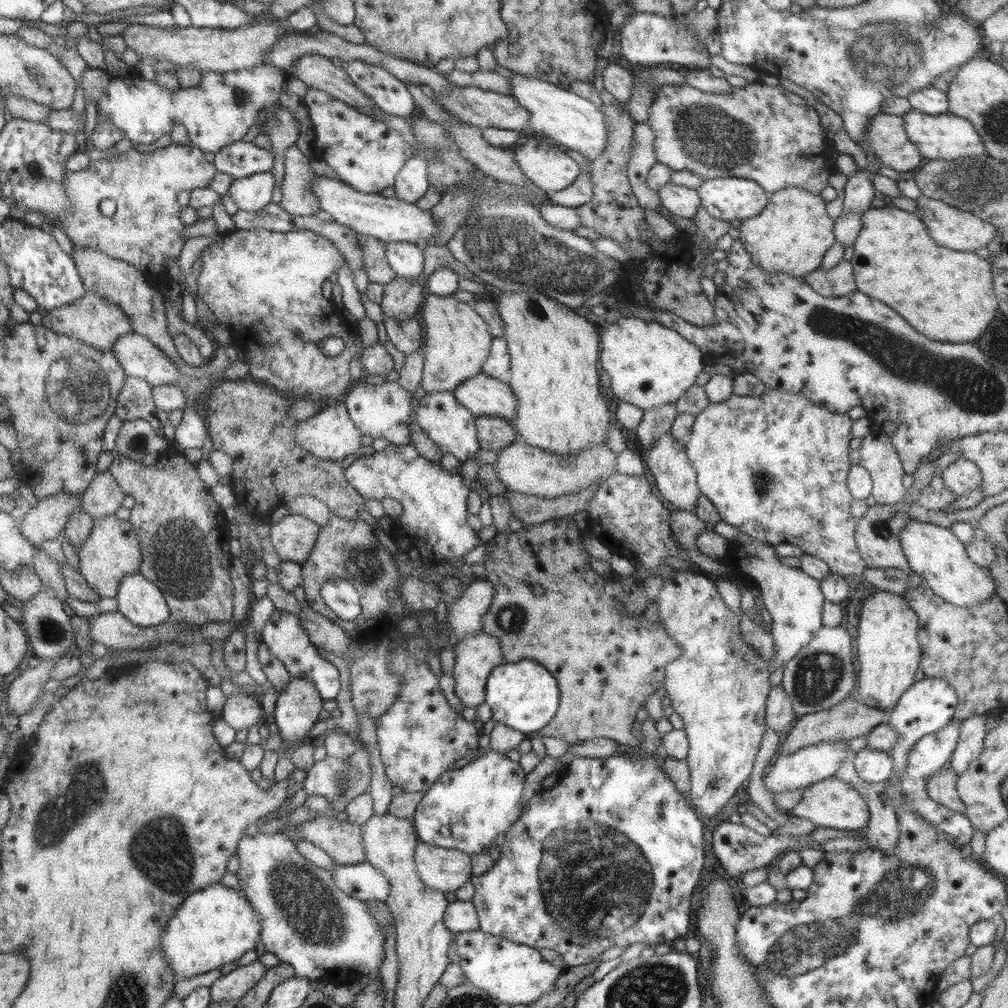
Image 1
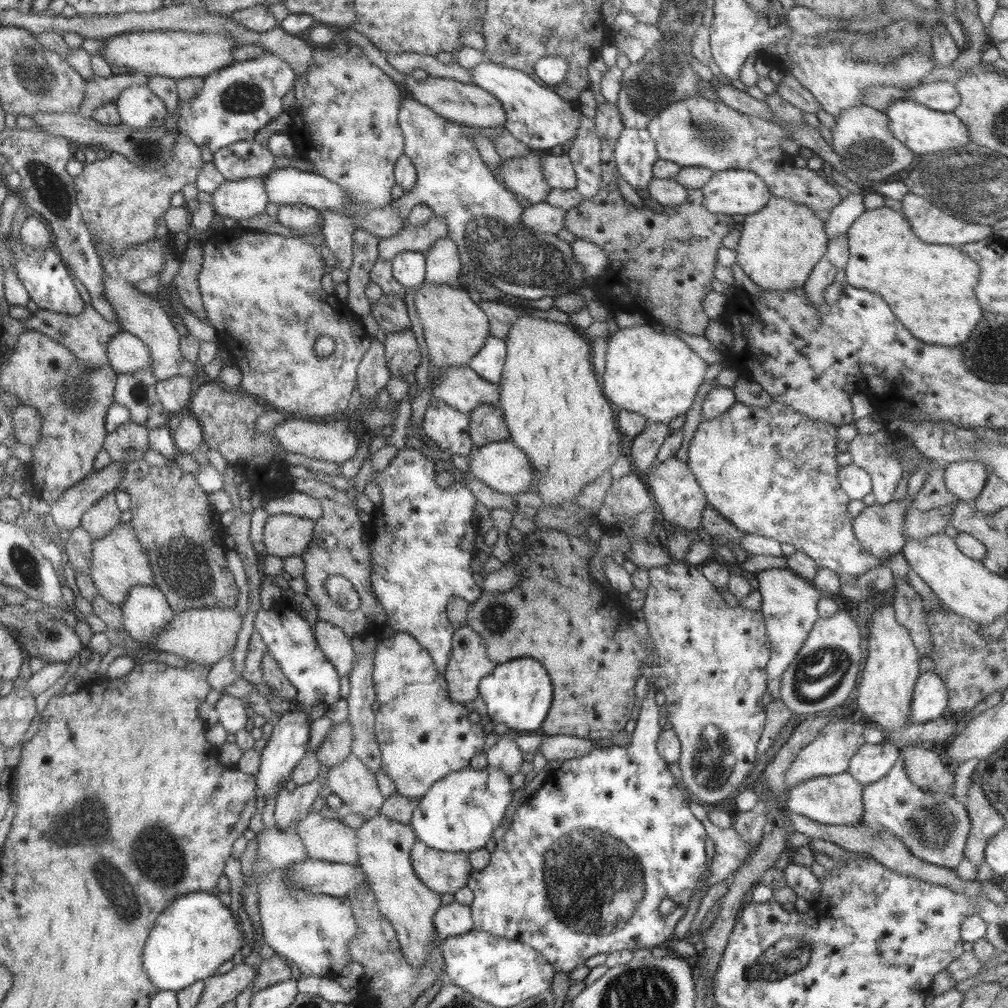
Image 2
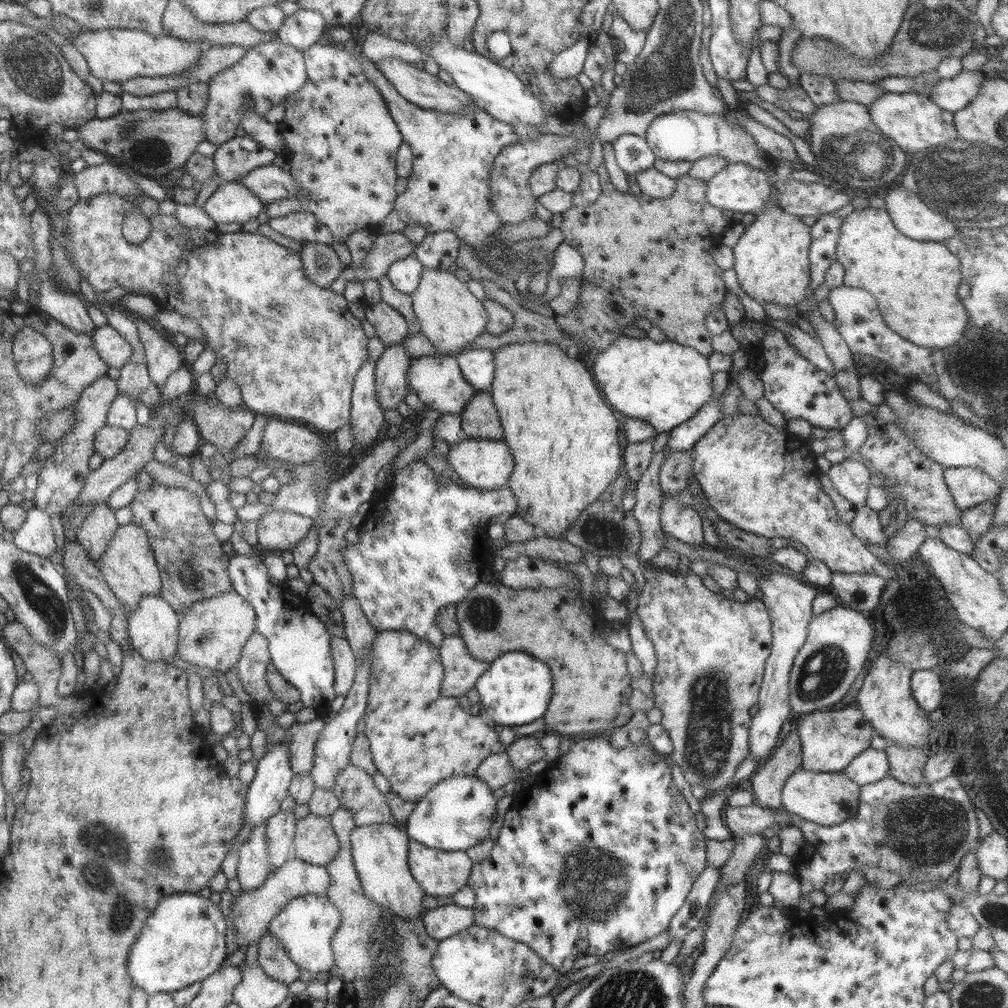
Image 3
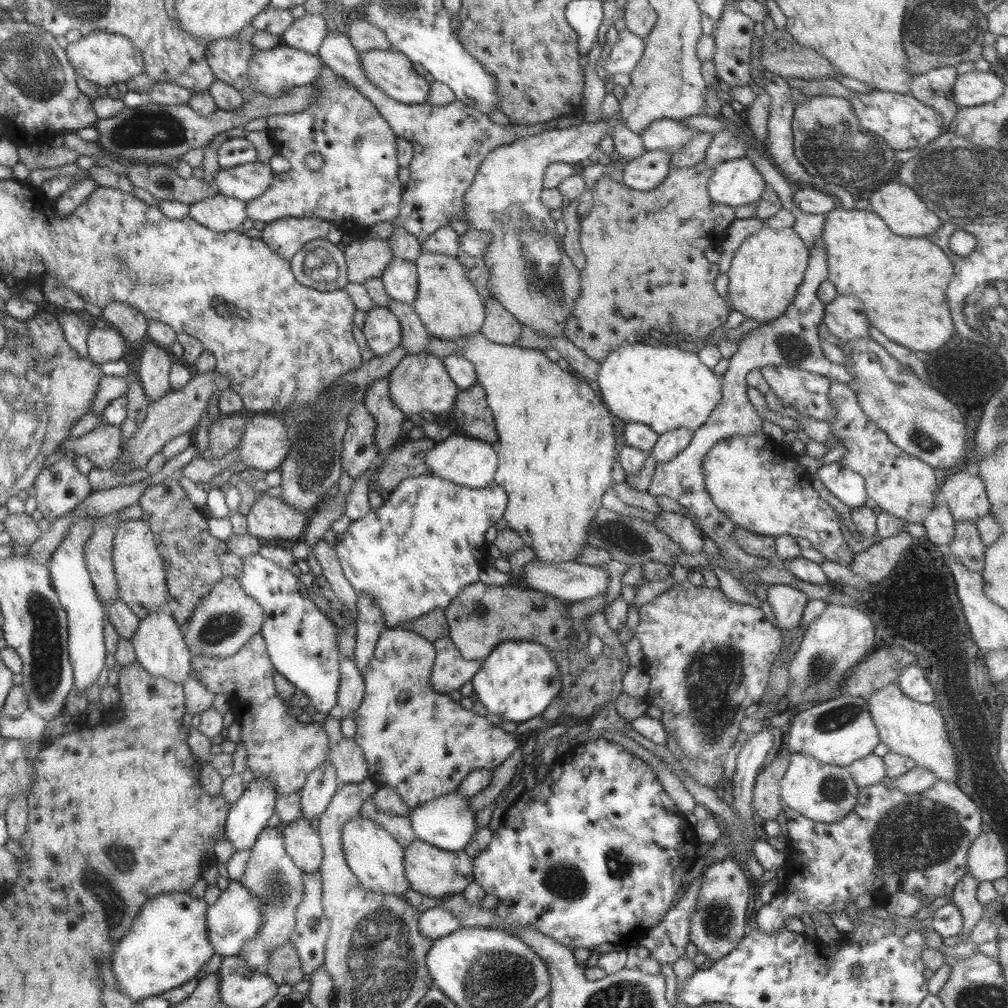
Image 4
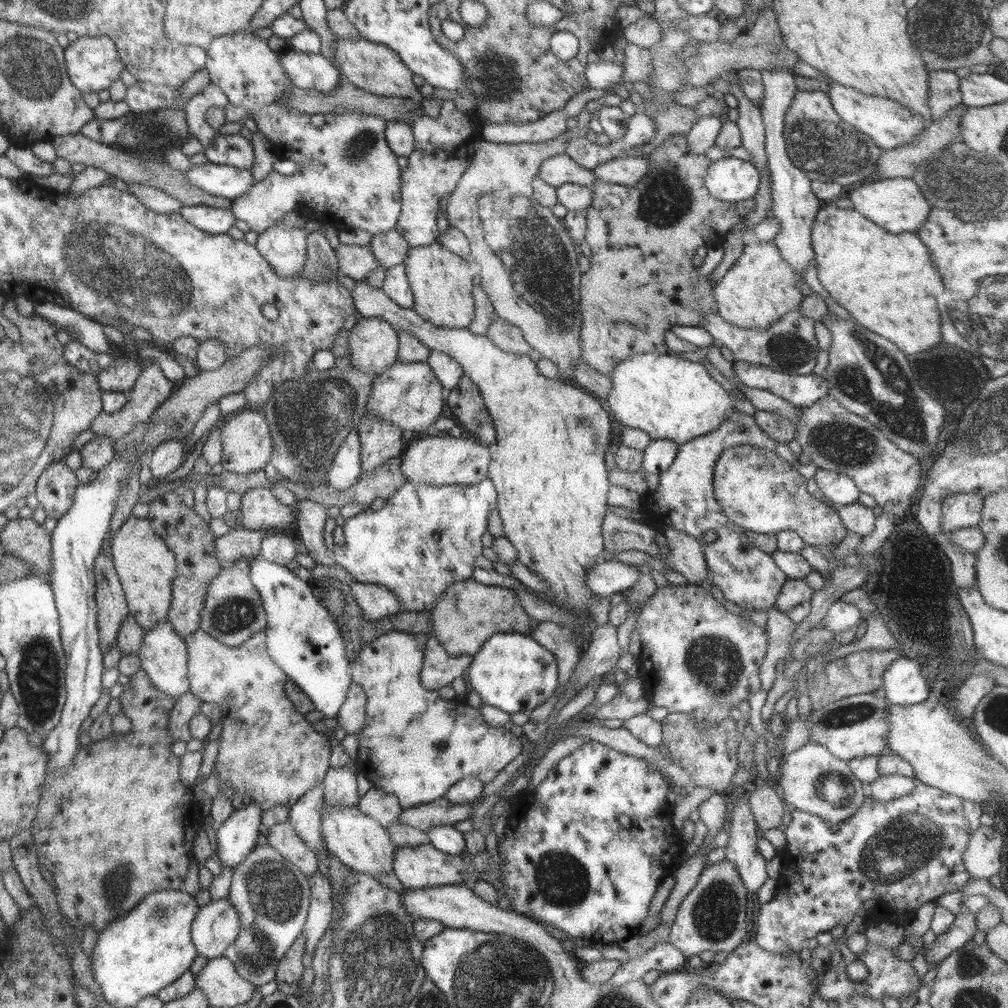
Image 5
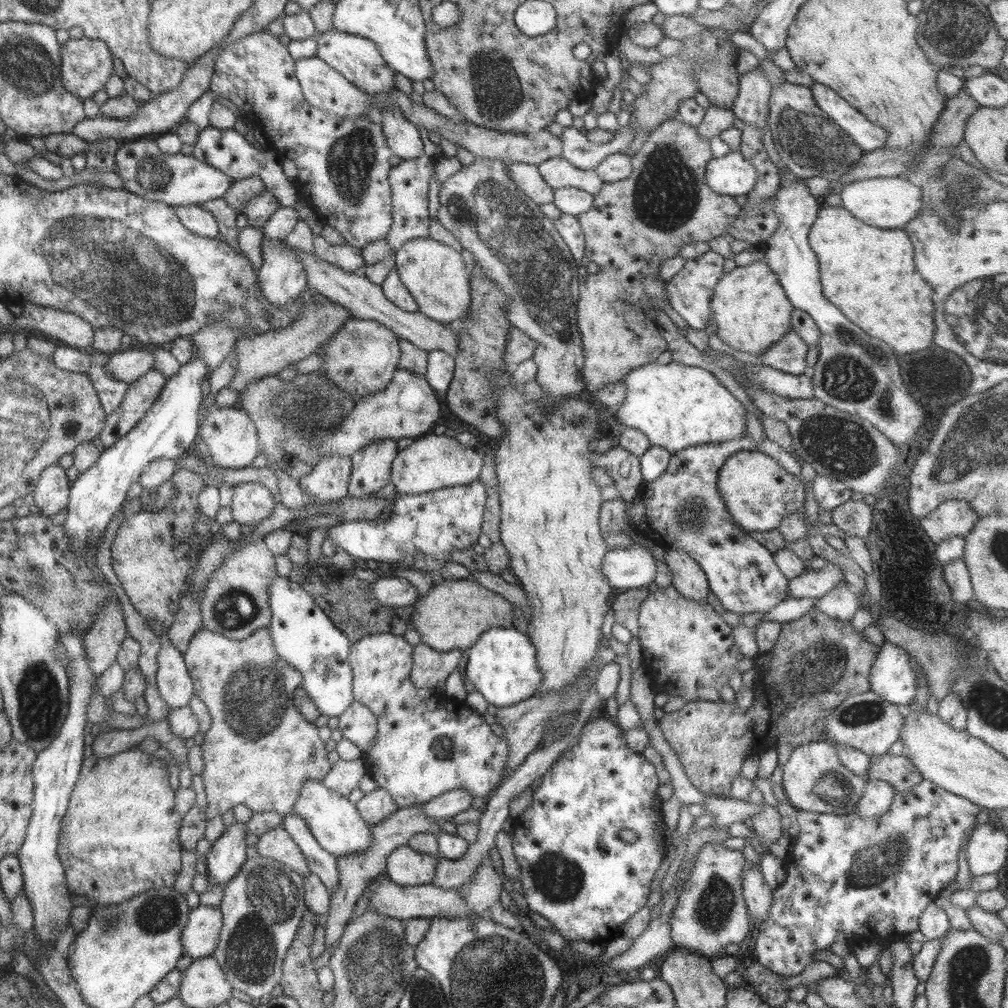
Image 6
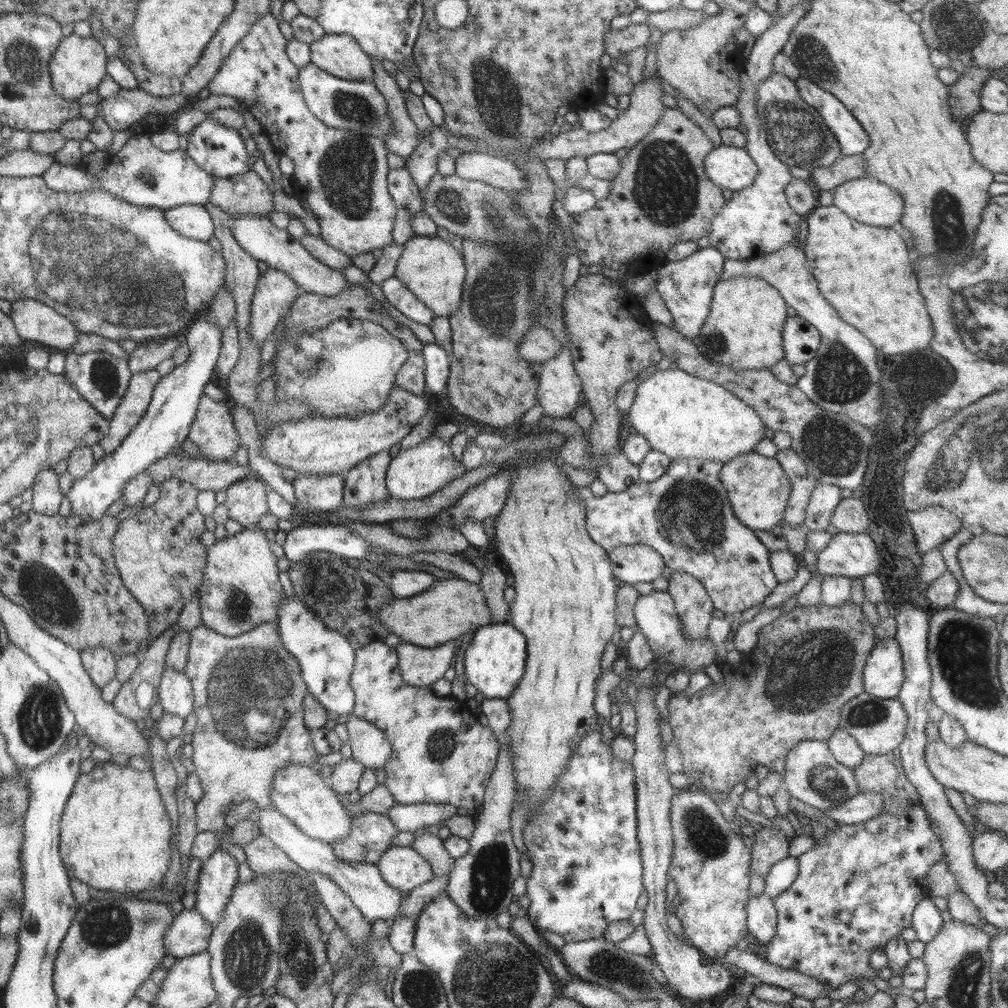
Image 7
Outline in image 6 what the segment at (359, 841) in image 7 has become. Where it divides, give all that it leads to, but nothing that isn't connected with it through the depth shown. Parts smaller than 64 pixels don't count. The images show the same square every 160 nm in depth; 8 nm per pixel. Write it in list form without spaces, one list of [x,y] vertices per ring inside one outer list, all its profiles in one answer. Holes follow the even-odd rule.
[[[418,805],[399,809],[394,814],[390,814],[388,818],[376,824],[371,824],[372,844],[370,844],[370,848],[366,852],[350,853],[337,857],[340,883],[339,890],[333,892],[330,897],[328,917],[324,924],[326,949],[332,946],[334,942],[338,942],[340,936],[343,935],[353,910],[356,908],[358,899],[365,892],[366,885],[386,872],[388,855],[394,852],[396,848],[407,846],[412,836],[426,832],[428,834],[439,834],[442,832],[441,824],[442,821],[430,819],[428,815],[424,815]]]

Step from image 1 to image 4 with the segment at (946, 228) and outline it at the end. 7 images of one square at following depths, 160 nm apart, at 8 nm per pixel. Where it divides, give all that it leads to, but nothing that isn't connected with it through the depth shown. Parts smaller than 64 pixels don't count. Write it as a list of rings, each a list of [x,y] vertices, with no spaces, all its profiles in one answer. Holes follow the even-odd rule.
[[[902,181],[884,183],[878,190],[872,192],[868,202],[872,206],[871,211],[880,216],[889,229],[896,232],[898,236],[925,237],[927,234],[932,234],[943,223],[936,213],[924,204],[919,193]]]

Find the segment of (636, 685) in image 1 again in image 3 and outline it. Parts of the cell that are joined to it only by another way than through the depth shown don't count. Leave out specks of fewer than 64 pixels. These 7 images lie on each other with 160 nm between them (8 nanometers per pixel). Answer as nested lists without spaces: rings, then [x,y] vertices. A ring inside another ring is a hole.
[[[478,582],[472,590],[455,605],[455,619],[459,626],[459,635],[467,646],[468,652],[476,659],[491,663],[496,657],[512,651],[524,651],[551,668],[553,676],[553,695],[545,715],[544,730],[558,733],[563,737],[582,732],[600,736],[606,729],[619,728],[632,718],[633,710],[629,706],[632,676],[627,669],[625,653],[614,649],[602,639],[602,631],[594,622],[594,615],[588,615],[580,597],[581,587],[573,588],[510,588],[510,592],[501,592],[497,584]]]

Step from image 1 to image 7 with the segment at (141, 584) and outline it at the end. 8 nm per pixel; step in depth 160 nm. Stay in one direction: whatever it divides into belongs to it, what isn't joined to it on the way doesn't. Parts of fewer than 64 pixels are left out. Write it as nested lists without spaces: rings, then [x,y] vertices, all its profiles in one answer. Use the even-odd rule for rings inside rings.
[[[165,668],[161,683],[157,688],[158,702],[164,713],[186,719],[195,708],[195,700],[192,700],[193,684],[183,672],[173,668]]]

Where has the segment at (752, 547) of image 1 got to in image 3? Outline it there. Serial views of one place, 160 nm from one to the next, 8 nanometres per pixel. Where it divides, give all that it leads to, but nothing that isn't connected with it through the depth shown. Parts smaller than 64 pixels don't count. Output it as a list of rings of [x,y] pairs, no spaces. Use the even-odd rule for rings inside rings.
[[[771,572],[758,579],[760,590],[764,592],[762,602],[766,605],[771,618],[772,644],[771,653],[765,664],[763,679],[759,688],[759,710],[751,718],[749,728],[749,756],[765,760],[771,756],[782,732],[782,724],[786,722],[792,710],[789,703],[789,678],[795,656],[799,653],[807,639],[807,626],[812,620],[812,603],[821,589],[802,582],[793,576]]]

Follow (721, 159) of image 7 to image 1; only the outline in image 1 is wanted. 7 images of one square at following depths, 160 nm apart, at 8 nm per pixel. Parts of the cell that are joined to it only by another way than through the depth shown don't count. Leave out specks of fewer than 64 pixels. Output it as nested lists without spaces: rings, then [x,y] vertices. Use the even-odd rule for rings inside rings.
[[[732,176],[706,179],[696,191],[708,214],[725,221],[758,216],[771,197],[755,180]]]

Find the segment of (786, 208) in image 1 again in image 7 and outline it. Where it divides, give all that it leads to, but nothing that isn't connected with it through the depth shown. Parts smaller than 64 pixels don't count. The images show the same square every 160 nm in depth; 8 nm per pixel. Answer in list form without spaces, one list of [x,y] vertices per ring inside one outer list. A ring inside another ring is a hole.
[[[735,276],[719,280],[714,286],[710,315],[692,342],[700,355],[716,365],[736,371],[770,370],[784,359],[782,332],[788,319],[787,309],[782,295],[761,278]]]

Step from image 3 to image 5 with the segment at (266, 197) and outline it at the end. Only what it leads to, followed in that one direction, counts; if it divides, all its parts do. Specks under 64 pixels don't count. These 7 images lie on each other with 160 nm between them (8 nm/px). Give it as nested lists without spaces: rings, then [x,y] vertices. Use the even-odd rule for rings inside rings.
[[[204,163],[201,165],[192,165],[187,171],[180,172],[194,186],[199,186],[212,196],[222,196],[234,202],[235,198],[248,192],[248,189],[254,185],[252,173],[249,169],[240,170],[228,165]]]

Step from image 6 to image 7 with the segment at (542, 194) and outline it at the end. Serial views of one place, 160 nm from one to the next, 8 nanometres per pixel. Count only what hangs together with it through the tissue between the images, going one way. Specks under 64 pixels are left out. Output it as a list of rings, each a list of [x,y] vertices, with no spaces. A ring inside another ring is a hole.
[[[460,152],[455,159],[455,174],[467,181],[479,180],[510,194],[527,187],[524,173],[516,162],[488,152]]]

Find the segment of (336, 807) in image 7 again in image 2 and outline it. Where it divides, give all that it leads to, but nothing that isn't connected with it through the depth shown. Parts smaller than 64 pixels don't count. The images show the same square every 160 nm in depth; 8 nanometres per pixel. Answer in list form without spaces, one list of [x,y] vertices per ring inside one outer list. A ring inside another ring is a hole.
[[[382,814],[367,820],[361,828],[356,829],[356,833],[359,836],[358,865],[369,878],[380,913],[395,928],[403,955],[415,967],[423,967],[435,940],[440,939],[433,918],[443,905],[441,895],[428,888],[414,872],[410,853],[417,842],[416,834],[409,824],[400,824]]]

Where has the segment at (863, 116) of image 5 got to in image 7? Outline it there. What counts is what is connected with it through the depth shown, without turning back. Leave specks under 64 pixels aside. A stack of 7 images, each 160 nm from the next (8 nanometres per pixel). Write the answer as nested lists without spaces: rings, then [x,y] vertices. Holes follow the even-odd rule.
[[[798,77],[795,82],[800,98],[818,111],[826,126],[833,132],[840,145],[841,156],[863,154],[869,145],[868,133],[844,103],[808,79]]]

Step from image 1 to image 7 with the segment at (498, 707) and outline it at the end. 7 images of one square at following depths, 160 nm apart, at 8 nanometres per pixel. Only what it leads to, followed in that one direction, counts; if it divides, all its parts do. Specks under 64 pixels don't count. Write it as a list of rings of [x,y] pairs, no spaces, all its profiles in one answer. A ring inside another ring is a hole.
[[[490,623],[476,629],[472,641],[464,652],[465,678],[485,698],[506,699],[517,689],[525,673],[527,657],[526,637],[512,623]]]

